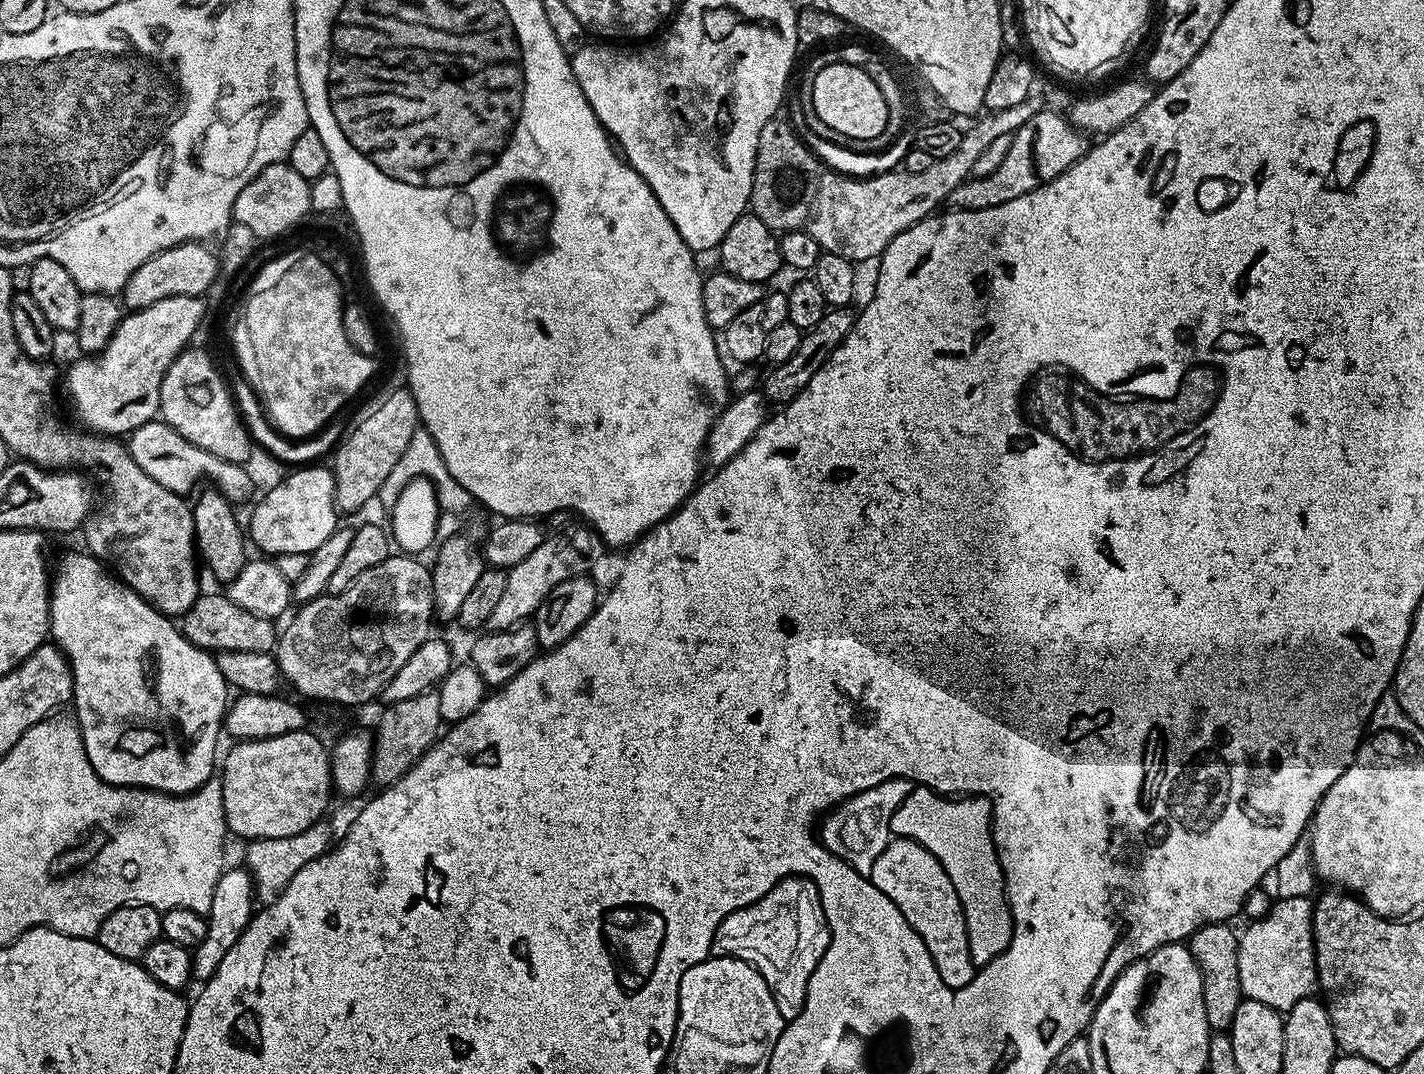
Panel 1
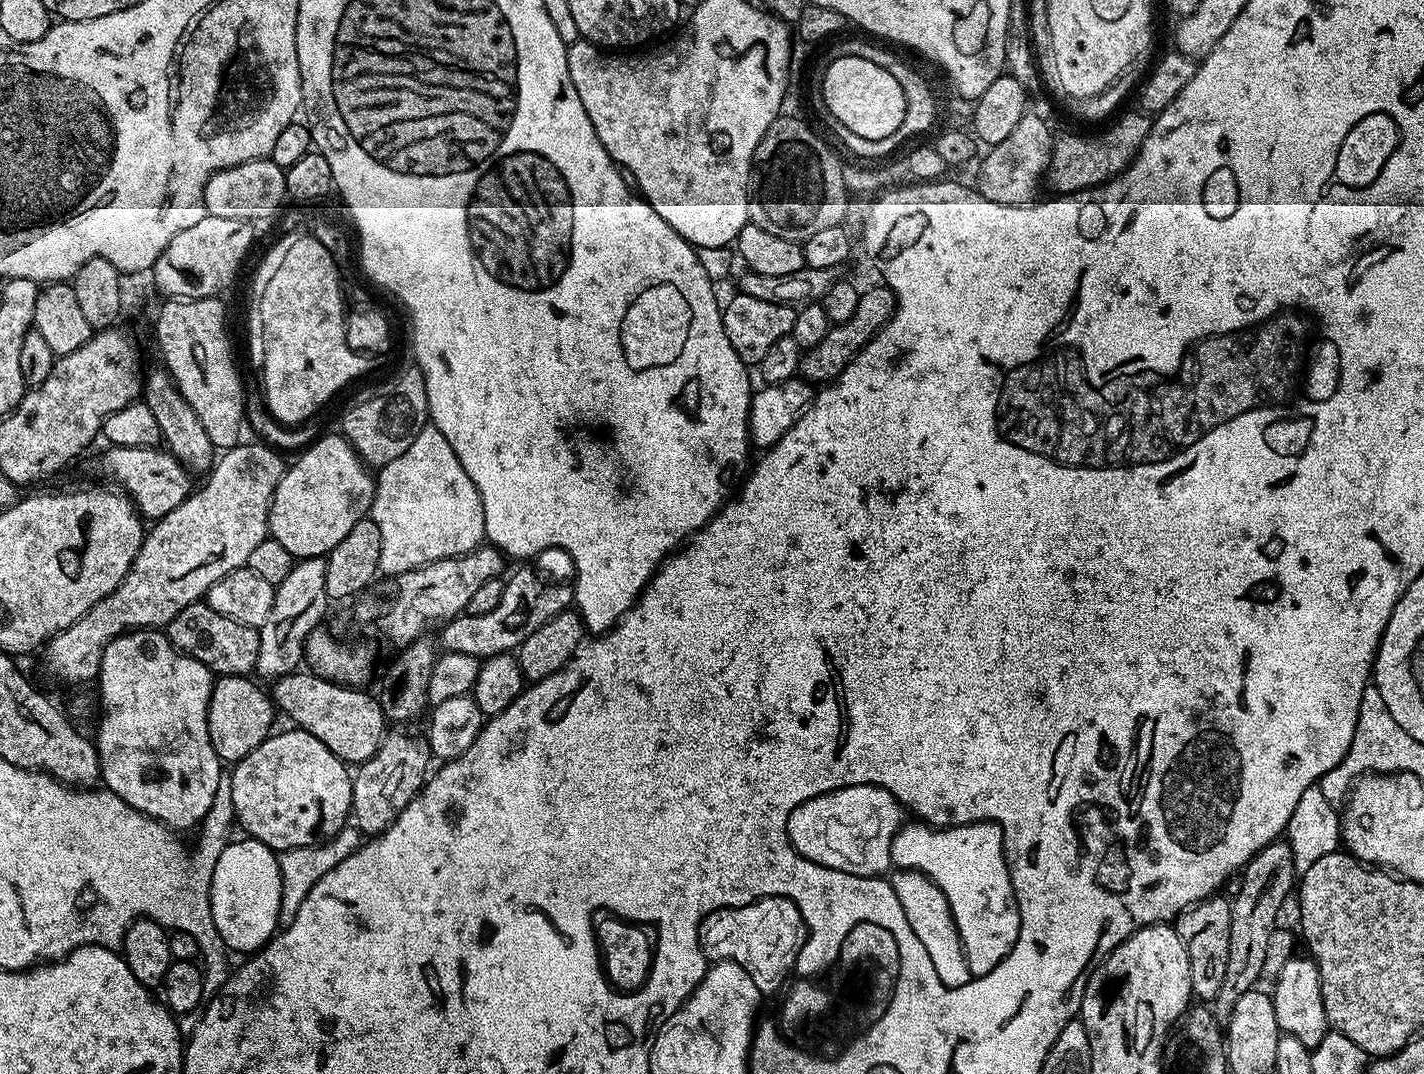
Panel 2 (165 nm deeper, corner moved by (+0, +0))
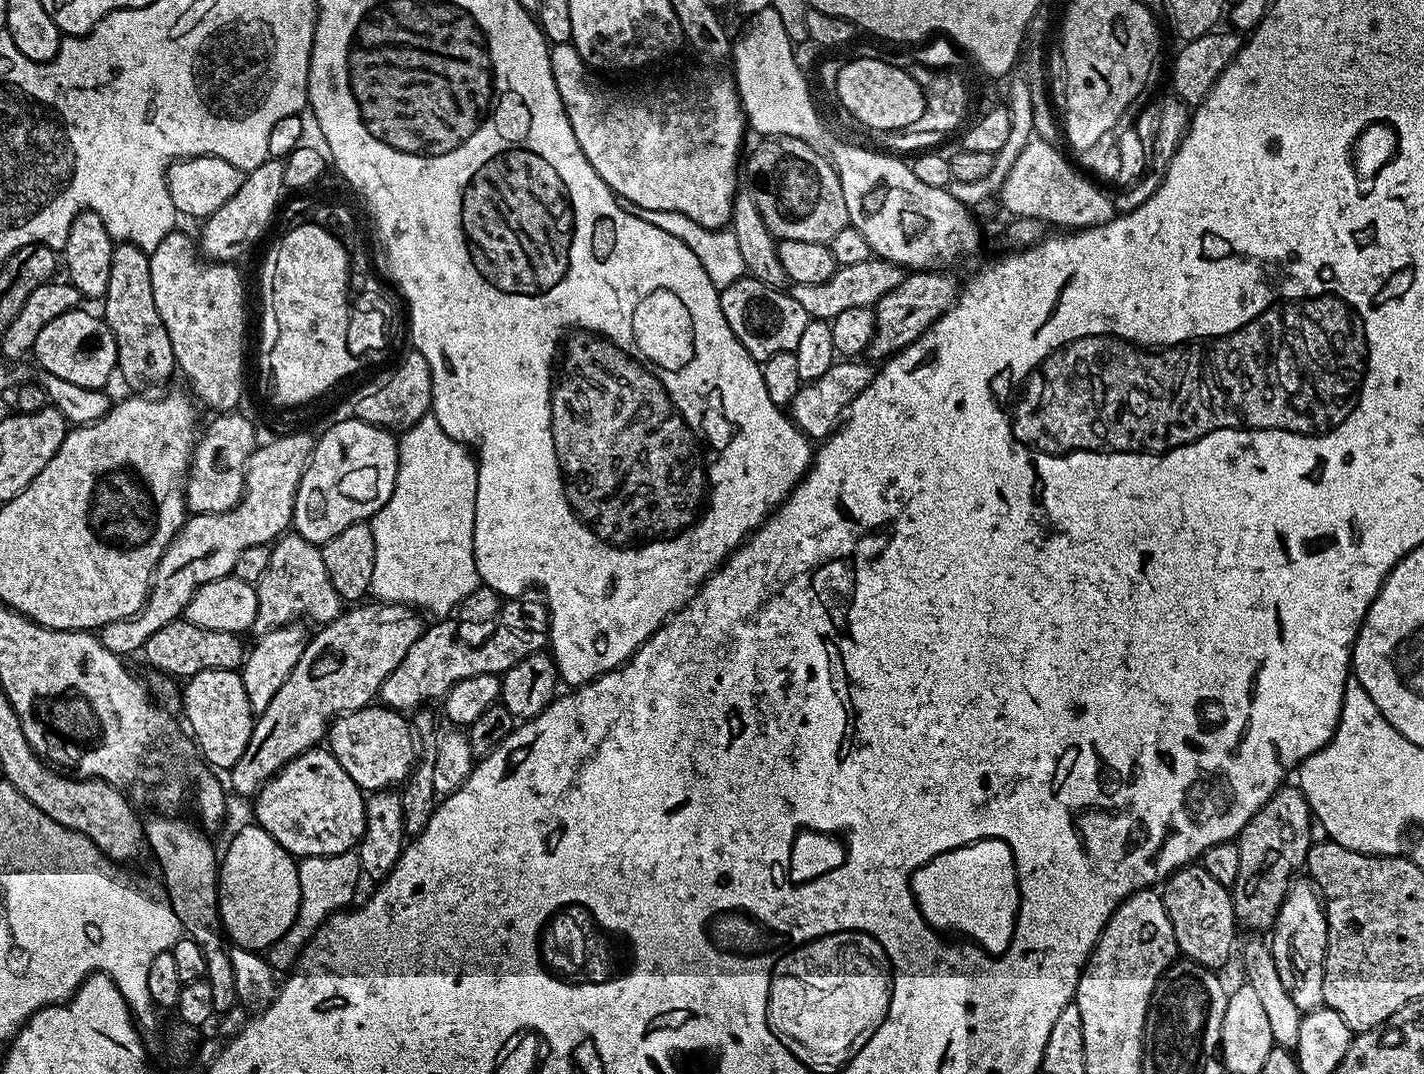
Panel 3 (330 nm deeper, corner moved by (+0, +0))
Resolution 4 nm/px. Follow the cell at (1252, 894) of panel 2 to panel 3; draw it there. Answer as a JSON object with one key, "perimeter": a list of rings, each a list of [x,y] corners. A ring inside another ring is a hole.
{"perimeter":[[[1281,786],[1260,807],[1258,814],[1254,814],[1254,818],[1250,818],[1250,822],[1242,829],[1238,837],[1238,876],[1236,883],[1230,888],[1237,925],[1244,927],[1245,924],[1248,928],[1271,929],[1272,925],[1276,922],[1278,910],[1286,898],[1288,887],[1291,886],[1293,880],[1297,879],[1299,872],[1296,871],[1299,868],[1301,871],[1305,867],[1308,851],[1312,849],[1311,826],[1314,817],[1309,812],[1308,803],[1299,787],[1288,787]]]}

